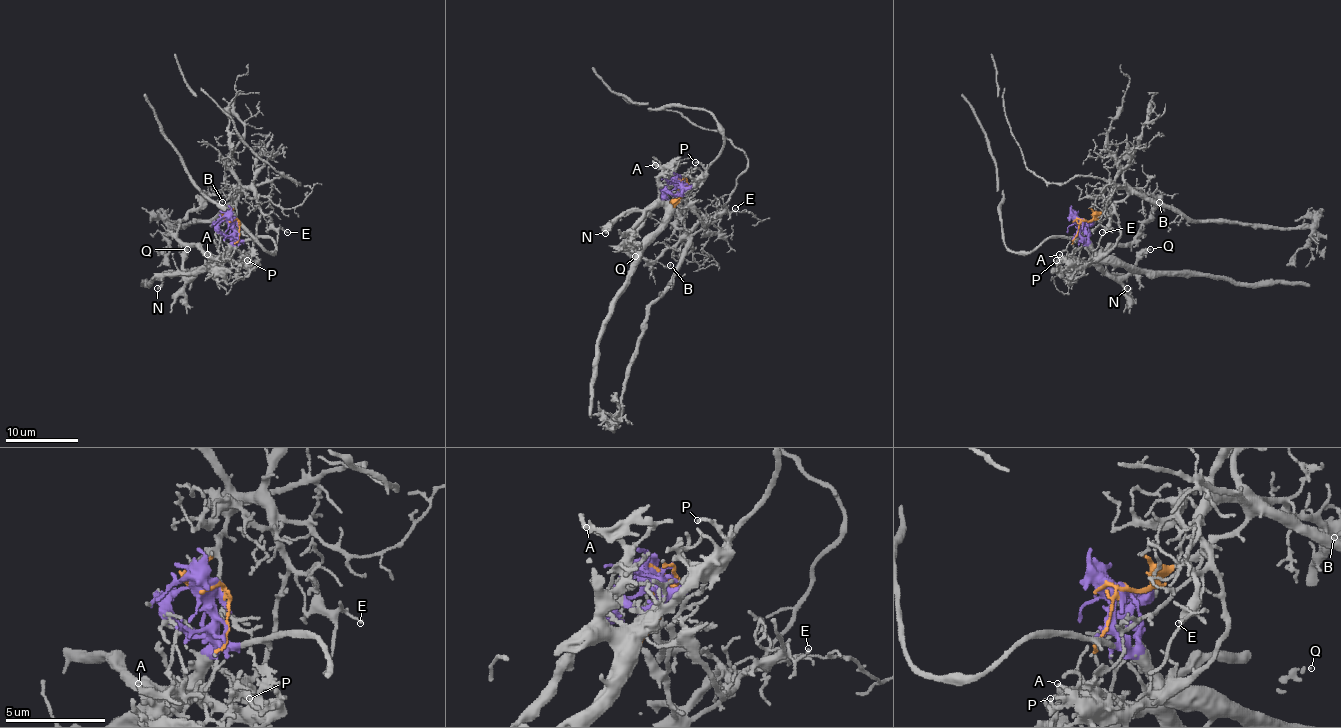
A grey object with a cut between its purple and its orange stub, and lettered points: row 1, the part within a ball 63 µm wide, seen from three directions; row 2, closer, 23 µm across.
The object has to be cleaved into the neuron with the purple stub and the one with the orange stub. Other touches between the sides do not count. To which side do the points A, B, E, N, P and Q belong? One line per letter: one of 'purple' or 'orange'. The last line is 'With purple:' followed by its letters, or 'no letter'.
A: purple
B: orange
E: orange
N: purple
P: purple
Q: purple
With purple: A, N, P, Q

